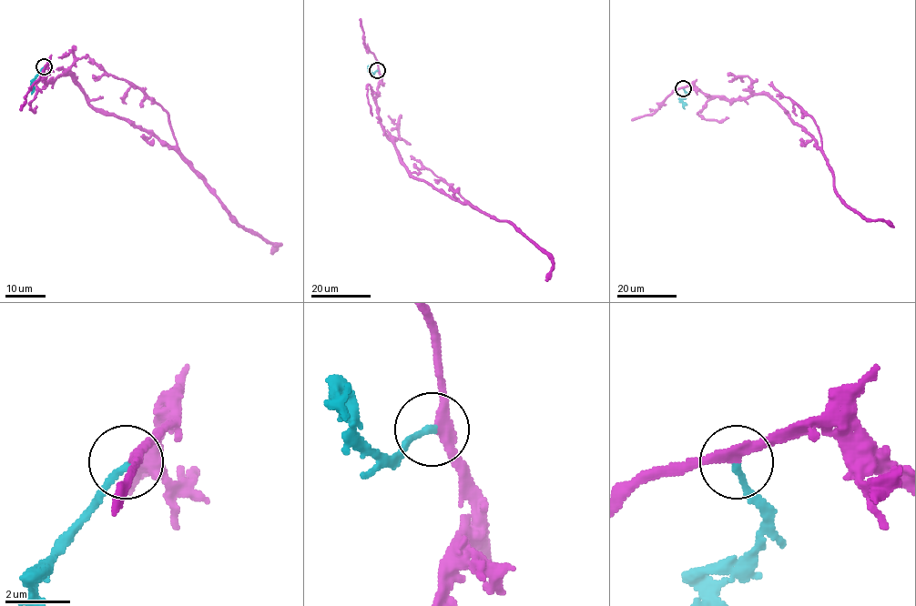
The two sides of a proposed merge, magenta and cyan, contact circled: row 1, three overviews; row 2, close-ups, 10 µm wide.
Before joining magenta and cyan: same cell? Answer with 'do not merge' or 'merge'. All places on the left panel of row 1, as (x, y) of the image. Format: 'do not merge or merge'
merge

